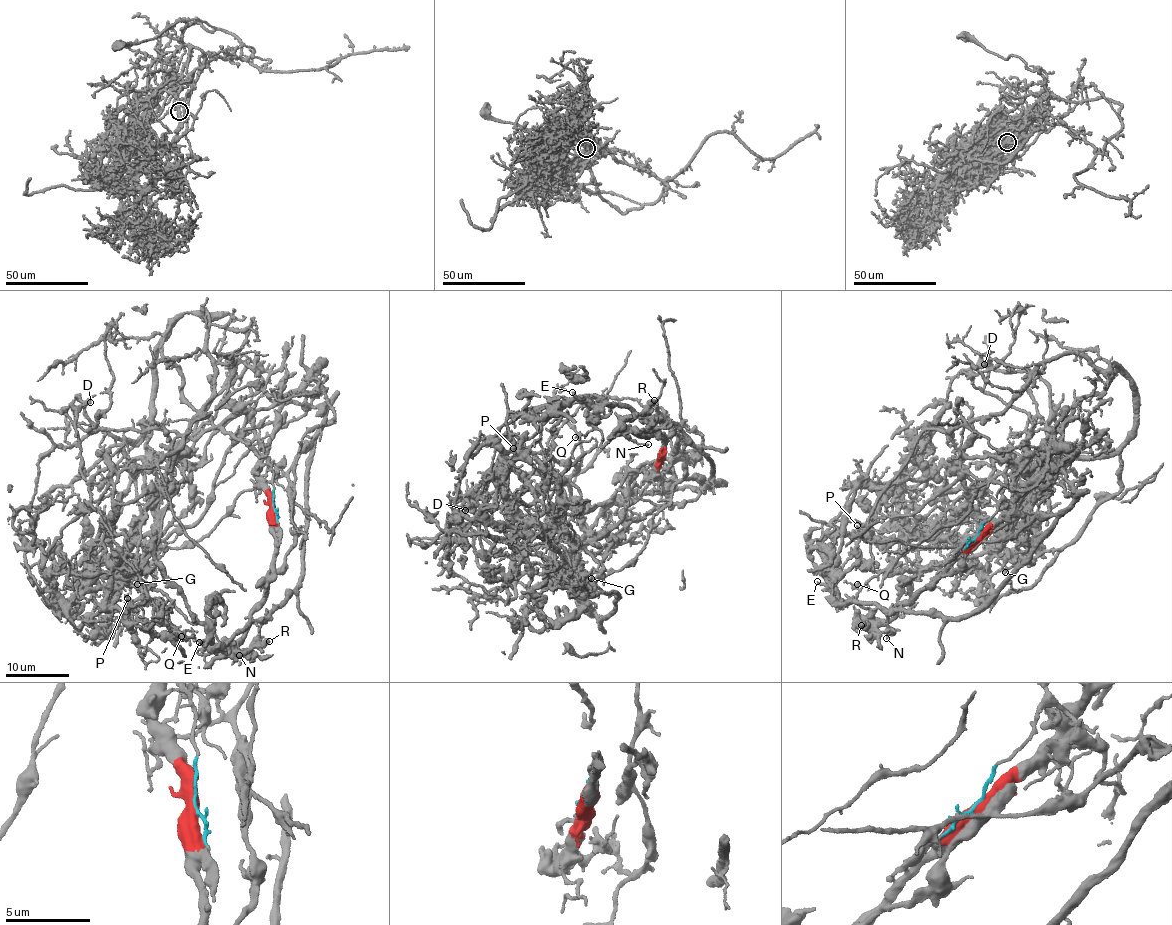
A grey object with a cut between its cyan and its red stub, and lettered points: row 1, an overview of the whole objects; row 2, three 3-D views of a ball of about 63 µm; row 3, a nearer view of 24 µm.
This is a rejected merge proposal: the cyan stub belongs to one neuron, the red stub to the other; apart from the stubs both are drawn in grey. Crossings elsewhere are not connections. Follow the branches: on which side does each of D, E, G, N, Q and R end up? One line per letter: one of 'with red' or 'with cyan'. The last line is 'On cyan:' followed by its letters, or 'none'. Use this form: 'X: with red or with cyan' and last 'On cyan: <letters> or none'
D: with cyan
E: with red
G: with cyan
N: with red
Q: with red
R: with red
On cyan: D, G

